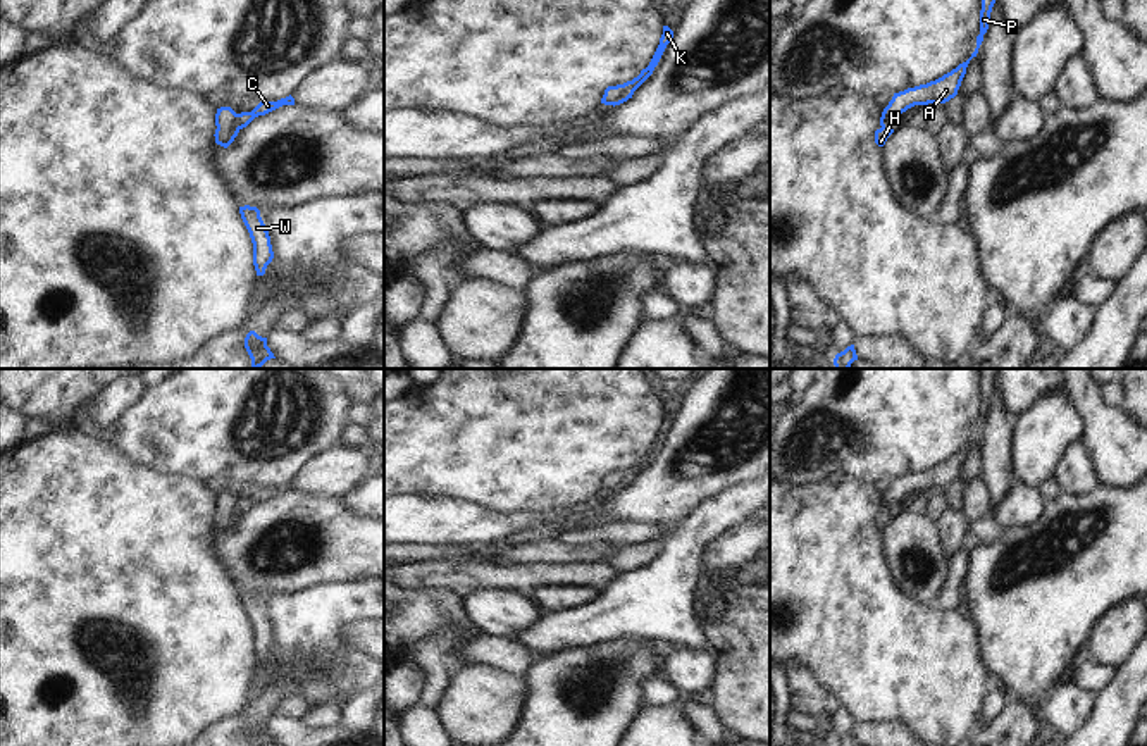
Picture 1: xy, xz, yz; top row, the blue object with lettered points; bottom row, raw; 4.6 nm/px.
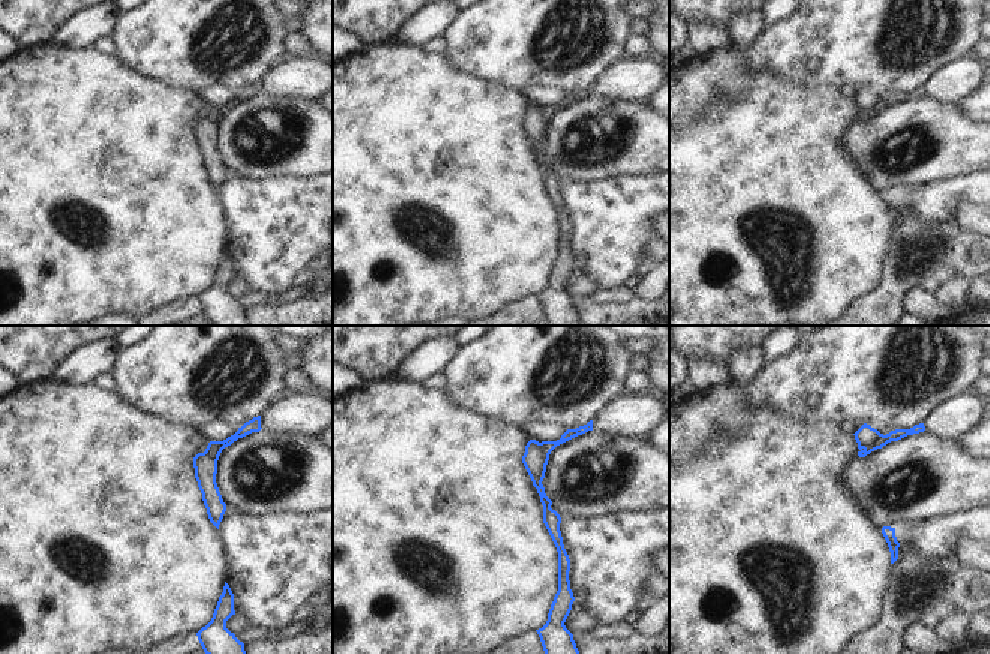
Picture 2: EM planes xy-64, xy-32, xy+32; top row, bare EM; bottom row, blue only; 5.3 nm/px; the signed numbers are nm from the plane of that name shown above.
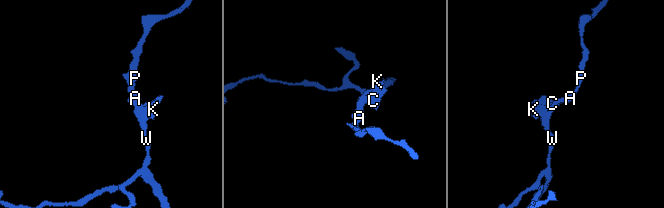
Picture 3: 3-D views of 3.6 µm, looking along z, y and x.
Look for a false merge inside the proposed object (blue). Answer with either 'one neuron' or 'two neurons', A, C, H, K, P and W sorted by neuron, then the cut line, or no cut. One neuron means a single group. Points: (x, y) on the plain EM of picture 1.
one neuron; groups A C H K P W; cut none

